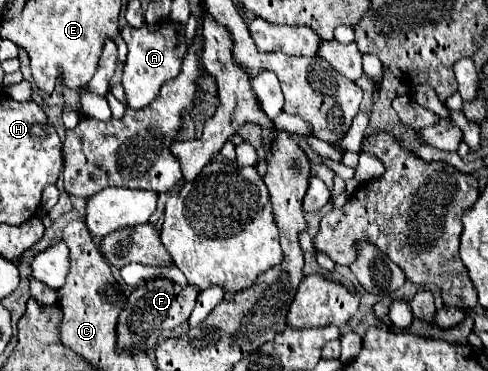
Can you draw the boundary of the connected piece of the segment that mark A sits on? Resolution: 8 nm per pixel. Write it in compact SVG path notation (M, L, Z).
M164 20L156 24L144 24L140 28L126 26L120 30L120 34L128 46L128 56L126 56L124 72L122 72L122 88L126 94L126 106L140 110L158 98L158 92L164 82L176 78L180 73L186 54L184 26L172 20Z

